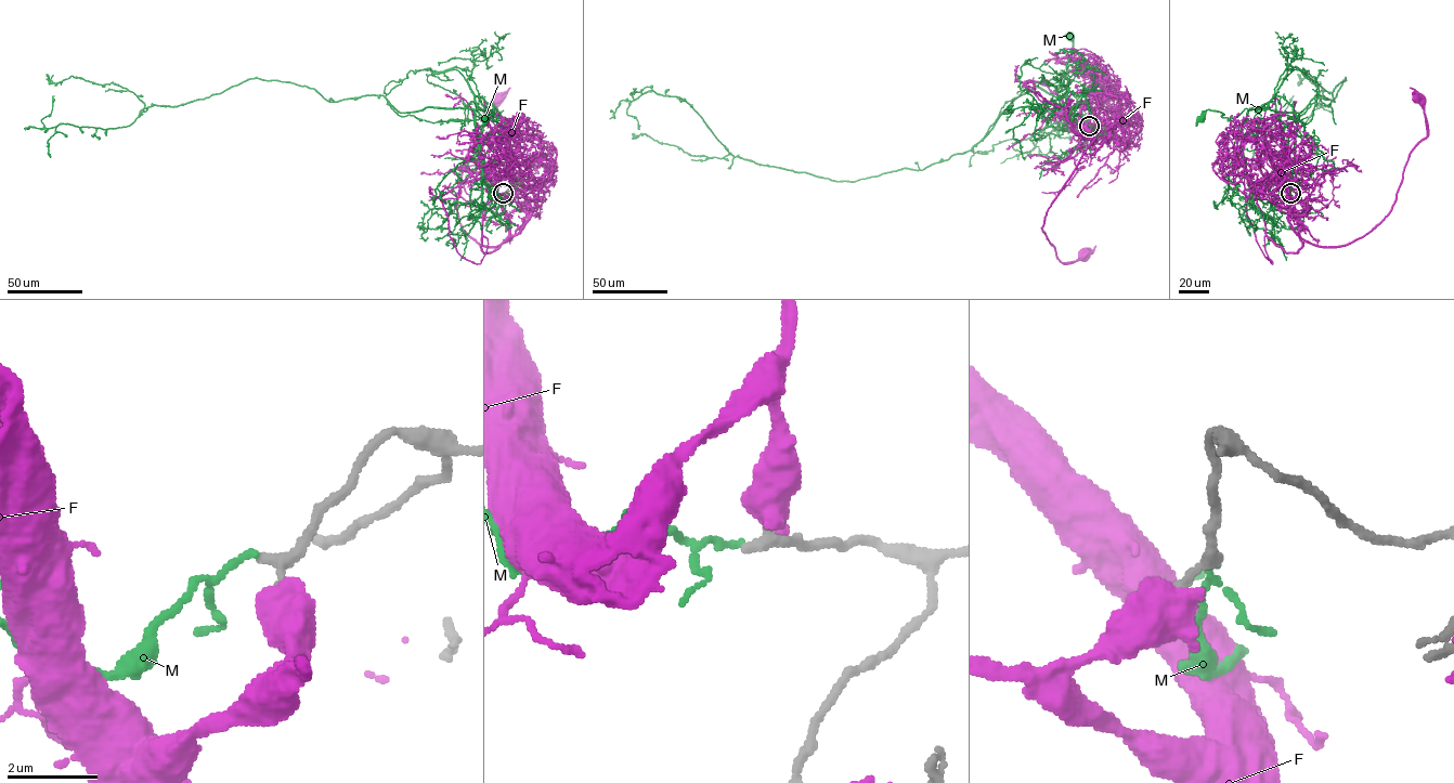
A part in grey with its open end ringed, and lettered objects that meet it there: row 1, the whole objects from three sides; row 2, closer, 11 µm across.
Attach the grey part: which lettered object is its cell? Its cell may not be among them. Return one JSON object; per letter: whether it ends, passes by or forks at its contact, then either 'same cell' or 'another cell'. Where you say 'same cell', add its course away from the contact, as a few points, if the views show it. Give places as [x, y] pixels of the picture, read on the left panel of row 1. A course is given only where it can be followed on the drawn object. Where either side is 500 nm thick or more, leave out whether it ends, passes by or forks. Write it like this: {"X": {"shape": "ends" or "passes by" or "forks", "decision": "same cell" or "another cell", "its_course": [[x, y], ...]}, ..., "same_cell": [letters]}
{"F": {"decision": "another cell"}, "M": {"shape": "ends", "decision": "another cell"}, "same_cell": []}

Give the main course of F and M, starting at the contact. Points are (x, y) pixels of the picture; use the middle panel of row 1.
F: (1090, 125), (1089, 121), (1086, 127), (1095, 136), (1049, 208), (1041, 226), (1062, 262), (1074, 262), (1083, 251)
M: (1089, 126), (1070, 114), (1080, 95), (1061, 82), (1083, 65), (1070, 57), (1079, 56), (1069, 36)

